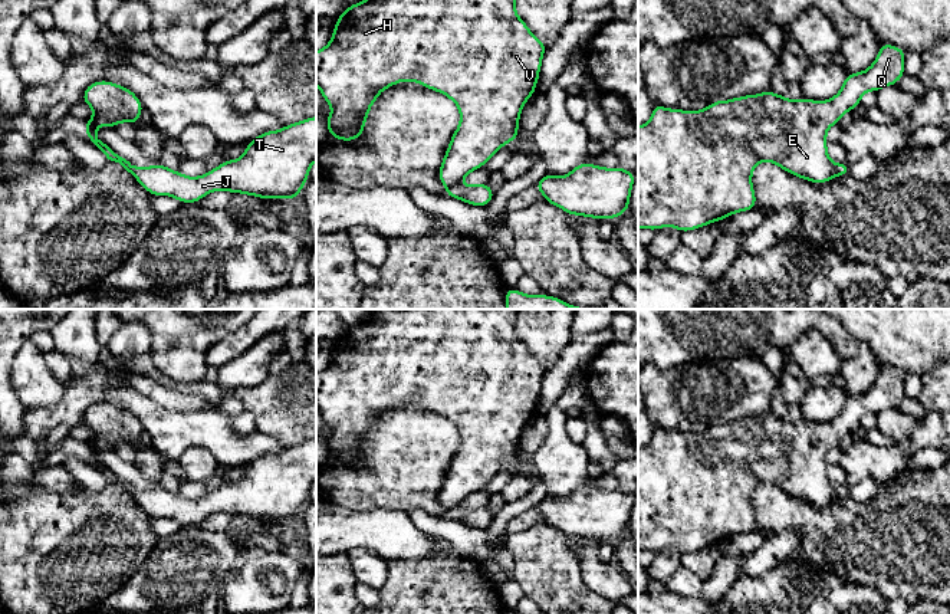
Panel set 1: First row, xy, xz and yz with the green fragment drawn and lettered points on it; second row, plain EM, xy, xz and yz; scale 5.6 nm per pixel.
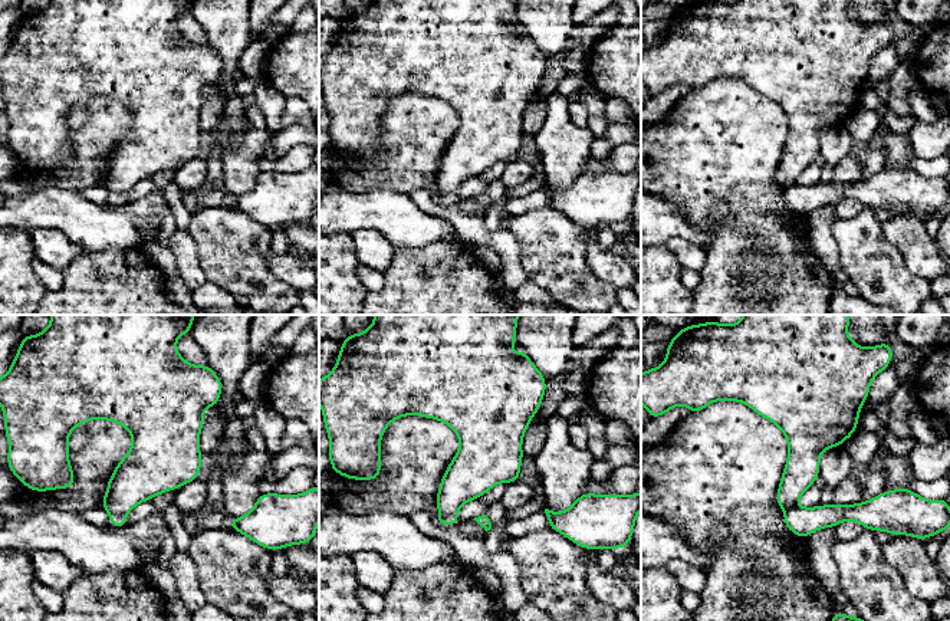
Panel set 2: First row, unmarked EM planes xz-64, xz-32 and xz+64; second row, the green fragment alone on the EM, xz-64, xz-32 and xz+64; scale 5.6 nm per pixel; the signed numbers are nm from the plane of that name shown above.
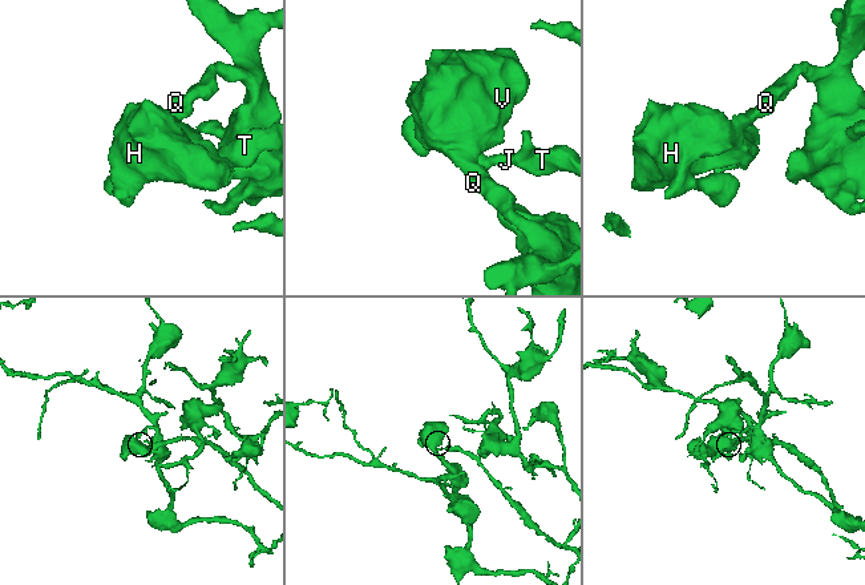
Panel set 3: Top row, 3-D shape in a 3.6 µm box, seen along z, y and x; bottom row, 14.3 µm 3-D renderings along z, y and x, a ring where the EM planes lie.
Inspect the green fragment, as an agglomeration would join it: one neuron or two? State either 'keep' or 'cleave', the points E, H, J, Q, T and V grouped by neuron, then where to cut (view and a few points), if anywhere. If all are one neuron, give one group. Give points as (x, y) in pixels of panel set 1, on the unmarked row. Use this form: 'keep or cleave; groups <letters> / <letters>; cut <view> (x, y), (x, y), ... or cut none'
cleave; groups E H Q V / J T; cut xz (457, 505), (447, 511)

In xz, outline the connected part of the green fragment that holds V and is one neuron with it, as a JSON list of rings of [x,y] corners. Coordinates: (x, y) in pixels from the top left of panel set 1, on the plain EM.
[[[374,309],[366,322],[349,326],[336,341],[329,367],[316,374],[316,407],[320,411],[323,423],[332,429],[332,436],[325,441],[329,457],[339,463],[358,462],[364,456],[364,447],[369,437],[369,430],[377,423],[378,417],[398,404],[414,403],[424,410],[448,418],[460,433],[458,450],[453,454],[450,467],[438,492],[440,505],[447,510],[457,508],[469,495],[487,486],[504,466],[513,464],[517,460],[520,434],[526,423],[536,414],[542,380],[548,371],[546,367],[539,362],[529,352],[527,347],[517,338],[515,331],[517,312],[519,309]]]

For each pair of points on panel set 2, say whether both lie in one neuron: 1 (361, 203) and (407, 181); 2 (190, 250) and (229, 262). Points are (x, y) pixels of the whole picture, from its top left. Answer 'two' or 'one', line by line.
1: two
2: two

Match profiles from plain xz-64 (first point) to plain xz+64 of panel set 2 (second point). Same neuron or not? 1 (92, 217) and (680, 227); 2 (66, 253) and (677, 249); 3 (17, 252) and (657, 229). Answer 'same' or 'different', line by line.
1: same
2: same
3: different

